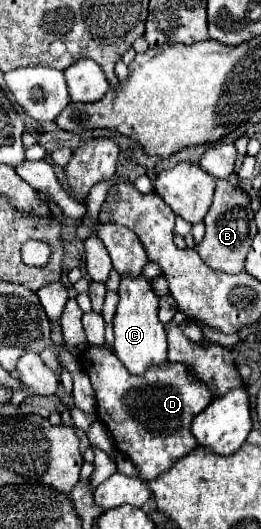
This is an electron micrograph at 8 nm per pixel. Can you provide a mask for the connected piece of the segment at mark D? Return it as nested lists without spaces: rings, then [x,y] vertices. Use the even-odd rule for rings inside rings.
[[[108,344],[88,346],[80,362],[96,392],[98,420],[112,432],[116,448],[140,468],[142,478],[158,478],[196,448],[196,440],[192,440],[188,428],[194,416],[208,406],[212,396],[208,396],[206,384],[192,384],[180,364],[166,364],[164,368],[152,368],[152,372],[144,376],[132,376]]]

